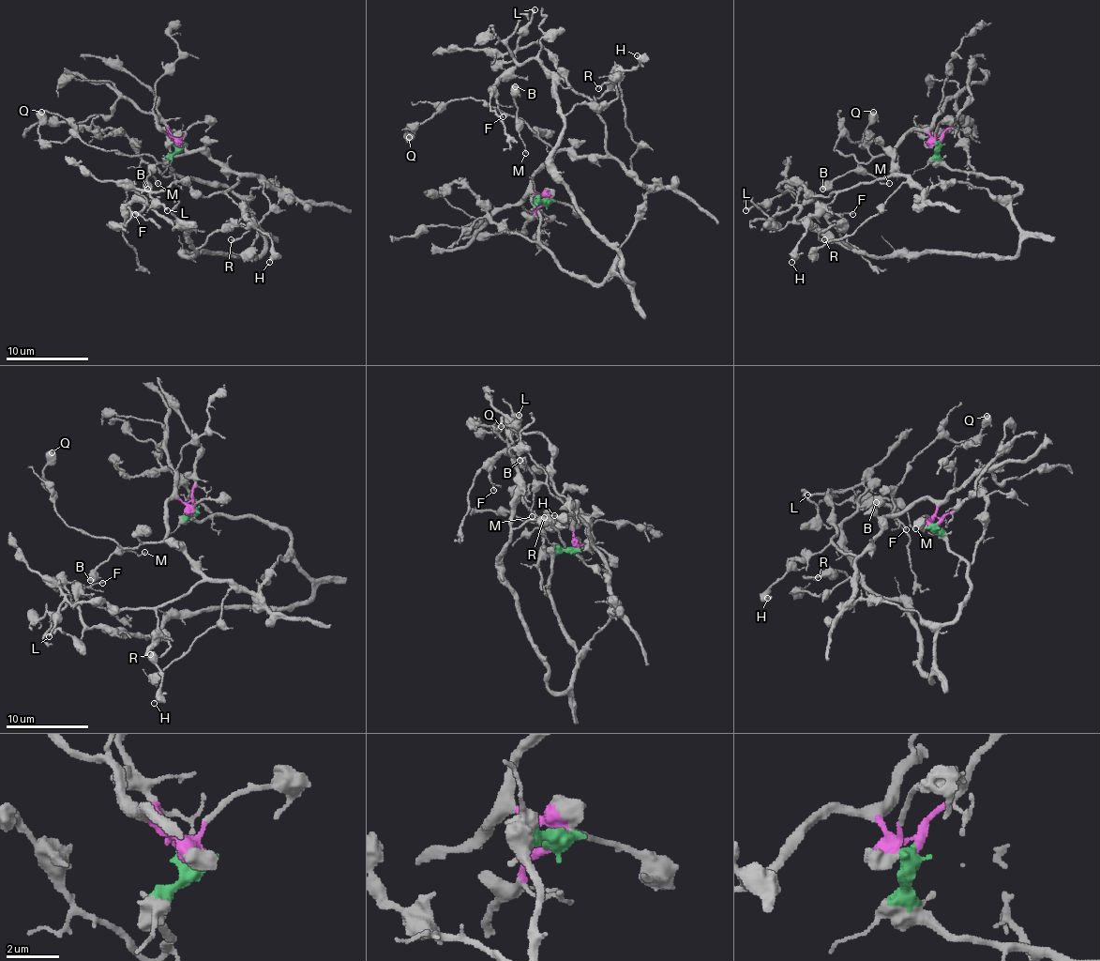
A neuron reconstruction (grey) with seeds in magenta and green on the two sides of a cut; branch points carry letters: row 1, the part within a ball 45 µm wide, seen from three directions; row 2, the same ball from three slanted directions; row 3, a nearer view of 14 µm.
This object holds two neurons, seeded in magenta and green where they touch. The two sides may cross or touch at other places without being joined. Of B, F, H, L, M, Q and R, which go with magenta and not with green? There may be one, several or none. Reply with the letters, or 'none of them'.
B, H, L, M, Q

